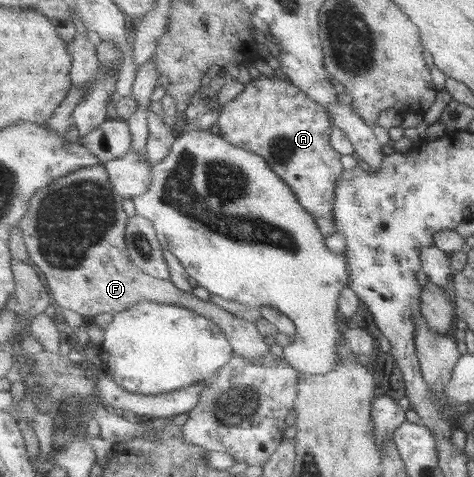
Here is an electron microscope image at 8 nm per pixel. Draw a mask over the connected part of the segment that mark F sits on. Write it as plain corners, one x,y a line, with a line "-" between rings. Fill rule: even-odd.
104,163
82,168
59,178
50,187
43,187
32,198
29,212
19,225
23,229
31,261
40,269
58,308
72,309
93,321
94,317
102,313
114,315
127,311
143,301
181,305
192,308
219,323
227,332
228,339
231,339
231,344
237,353
246,355
248,359
262,359
269,355
271,345
264,341
265,335
259,330
259,325
254,319
243,312
231,313
222,309
220,305
213,303
212,299
204,301
192,291
180,289
172,280
150,275
132,259
127,245
127,229
131,218
126,213
125,203
125,197
114,187

